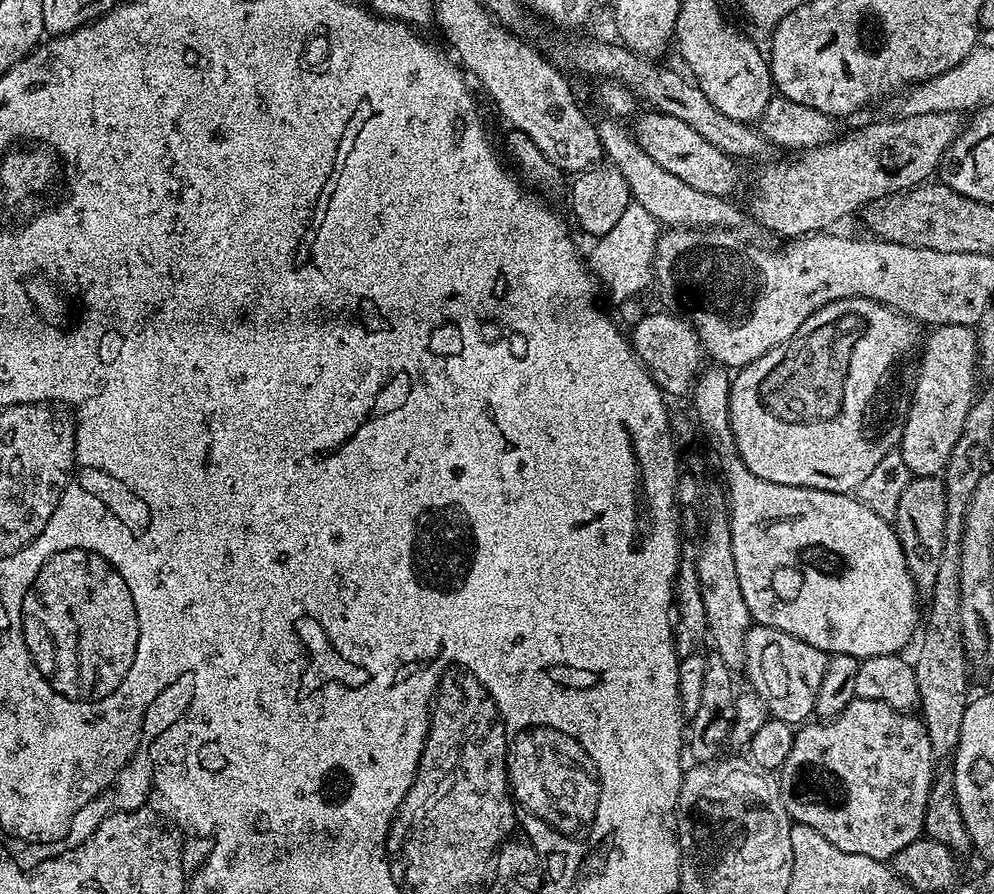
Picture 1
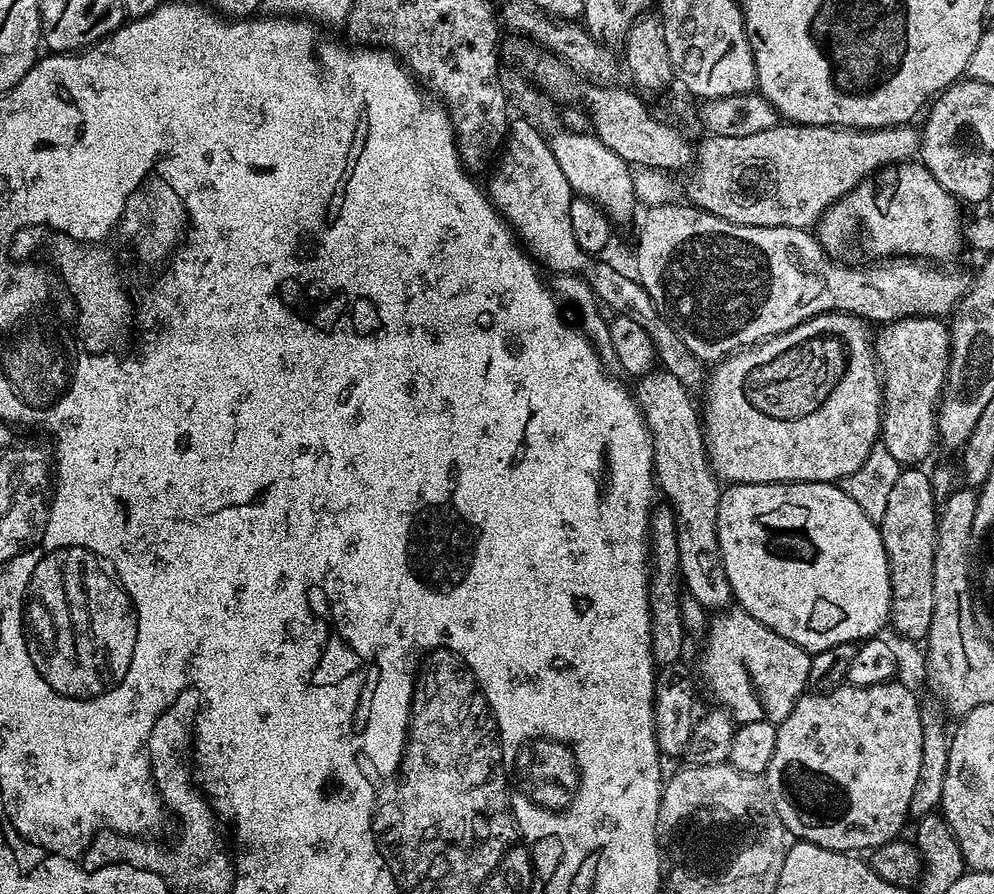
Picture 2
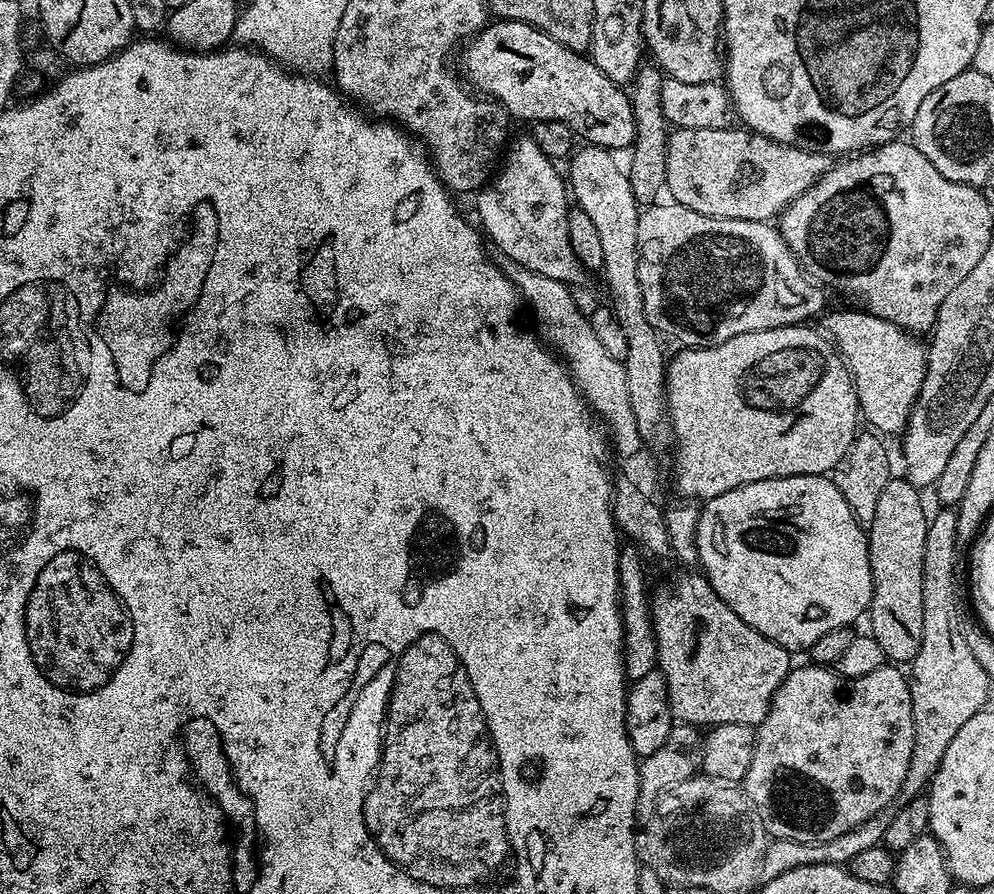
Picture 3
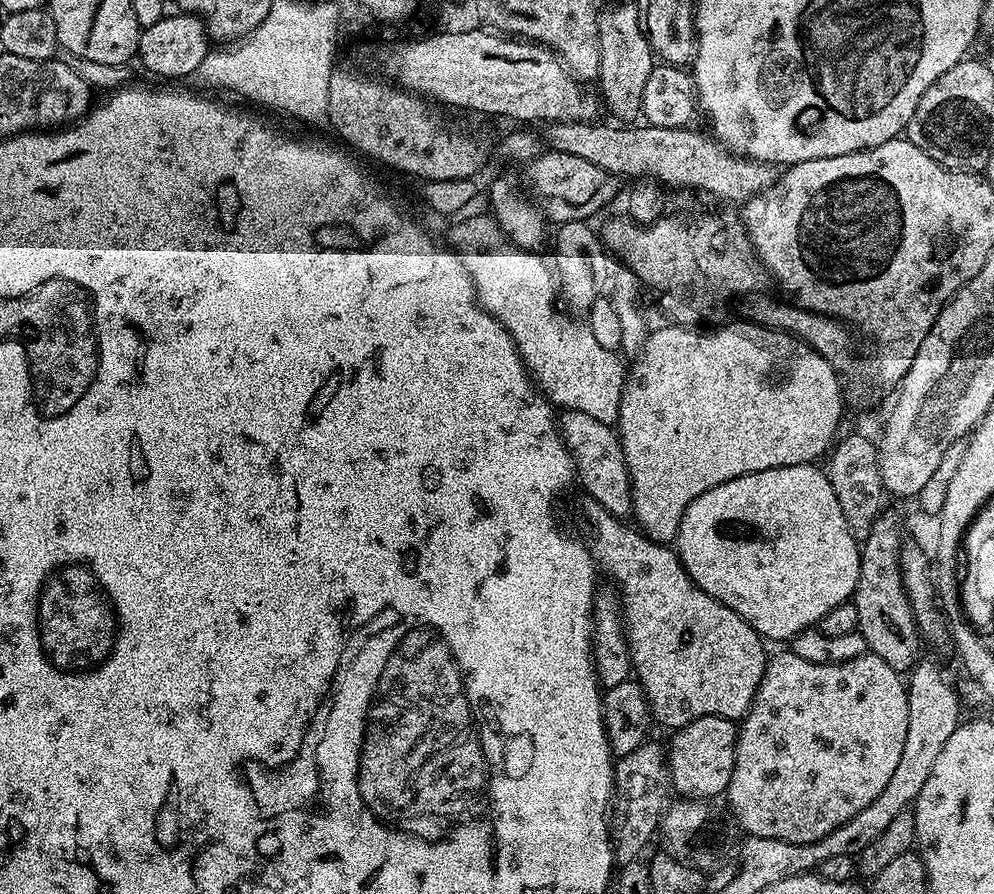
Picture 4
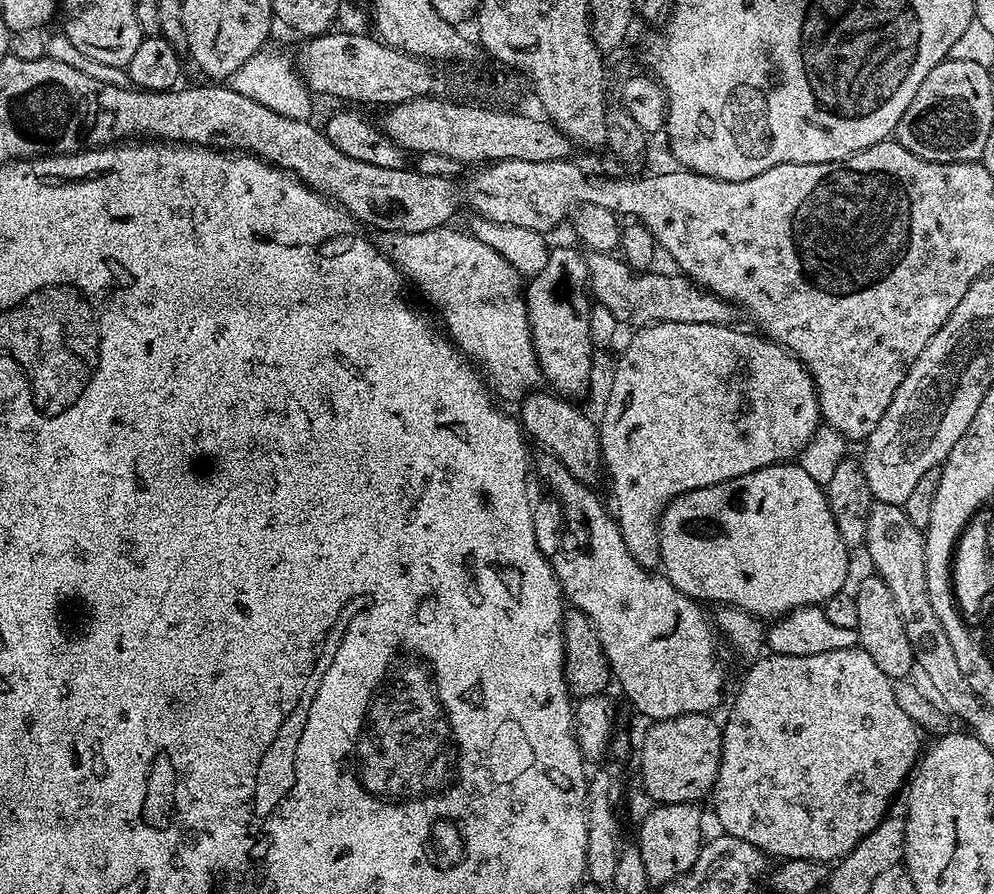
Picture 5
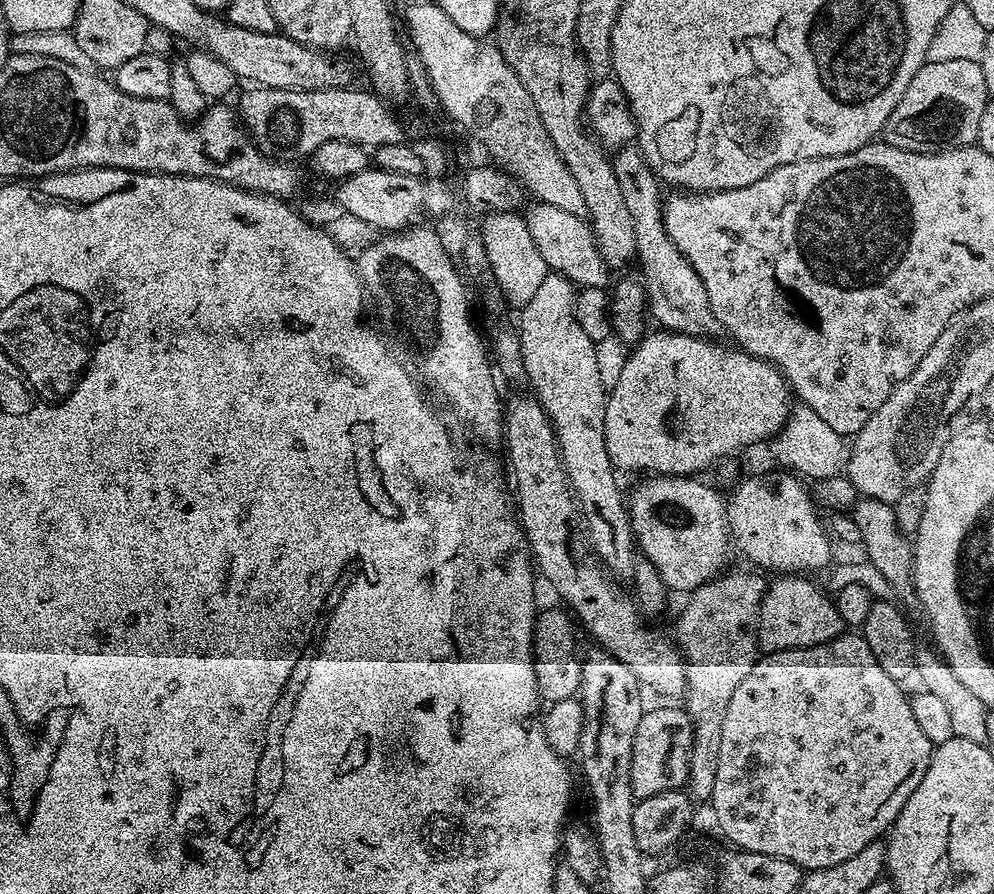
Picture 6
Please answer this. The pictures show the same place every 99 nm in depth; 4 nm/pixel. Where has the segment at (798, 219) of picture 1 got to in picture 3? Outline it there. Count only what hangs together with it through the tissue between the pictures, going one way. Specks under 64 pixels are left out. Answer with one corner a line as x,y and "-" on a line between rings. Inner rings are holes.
743,126
711,128
710,130
686,130
678,128
669,131
666,146
666,192
675,203
686,206
698,214
727,220
771,221
779,217
794,198
798,198
814,182
823,178
830,167
825,153
811,148
797,148
795,144
779,144
777,140

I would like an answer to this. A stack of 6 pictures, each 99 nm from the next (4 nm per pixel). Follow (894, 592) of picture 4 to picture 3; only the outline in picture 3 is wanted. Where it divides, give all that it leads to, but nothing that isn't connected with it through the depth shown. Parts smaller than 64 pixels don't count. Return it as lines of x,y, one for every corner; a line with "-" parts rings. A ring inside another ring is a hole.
890,478
886,482
886,490
882,490
882,494
878,498
878,506
874,509
874,522
867,525
868,533
868,553
870,554
870,574
872,575
872,601
866,613
866,621
870,627
870,635
876,639
878,646
882,646
885,657
892,662
900,662
896,660
904,660
910,662
918,654
918,646
922,646
922,634
924,627
922,626
922,558
926,554
926,530
928,529
929,513
924,513
924,504
920,501
921,489
917,485
912,484
906,478

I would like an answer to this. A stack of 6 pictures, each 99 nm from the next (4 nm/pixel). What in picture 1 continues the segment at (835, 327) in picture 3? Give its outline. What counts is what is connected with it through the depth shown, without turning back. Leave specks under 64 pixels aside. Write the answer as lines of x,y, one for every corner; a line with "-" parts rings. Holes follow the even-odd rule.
942,325
933,327
929,332
932,333
920,356
920,369
916,372
916,385
912,388
912,404
910,400
898,445
898,451
913,477
943,473
950,450
954,448
958,434
962,434
966,414
977,391
976,332
966,325

